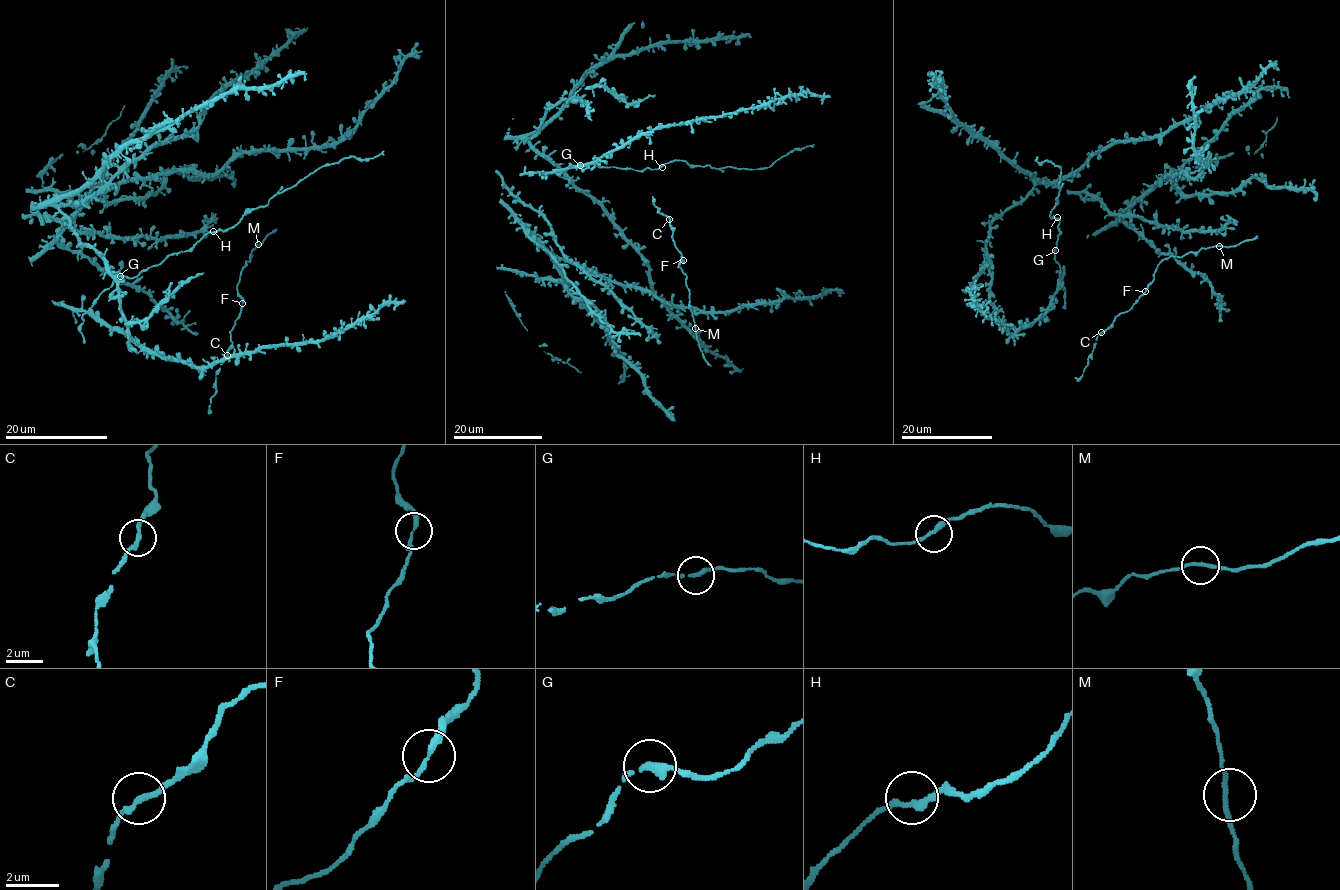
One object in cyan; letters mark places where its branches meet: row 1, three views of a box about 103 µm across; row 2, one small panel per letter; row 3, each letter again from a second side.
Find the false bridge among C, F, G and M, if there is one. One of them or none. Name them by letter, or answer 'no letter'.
no letter

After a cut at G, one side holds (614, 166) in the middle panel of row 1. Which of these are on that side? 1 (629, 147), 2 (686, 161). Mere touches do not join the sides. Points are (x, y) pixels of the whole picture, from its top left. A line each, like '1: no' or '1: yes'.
1: no
2: yes

